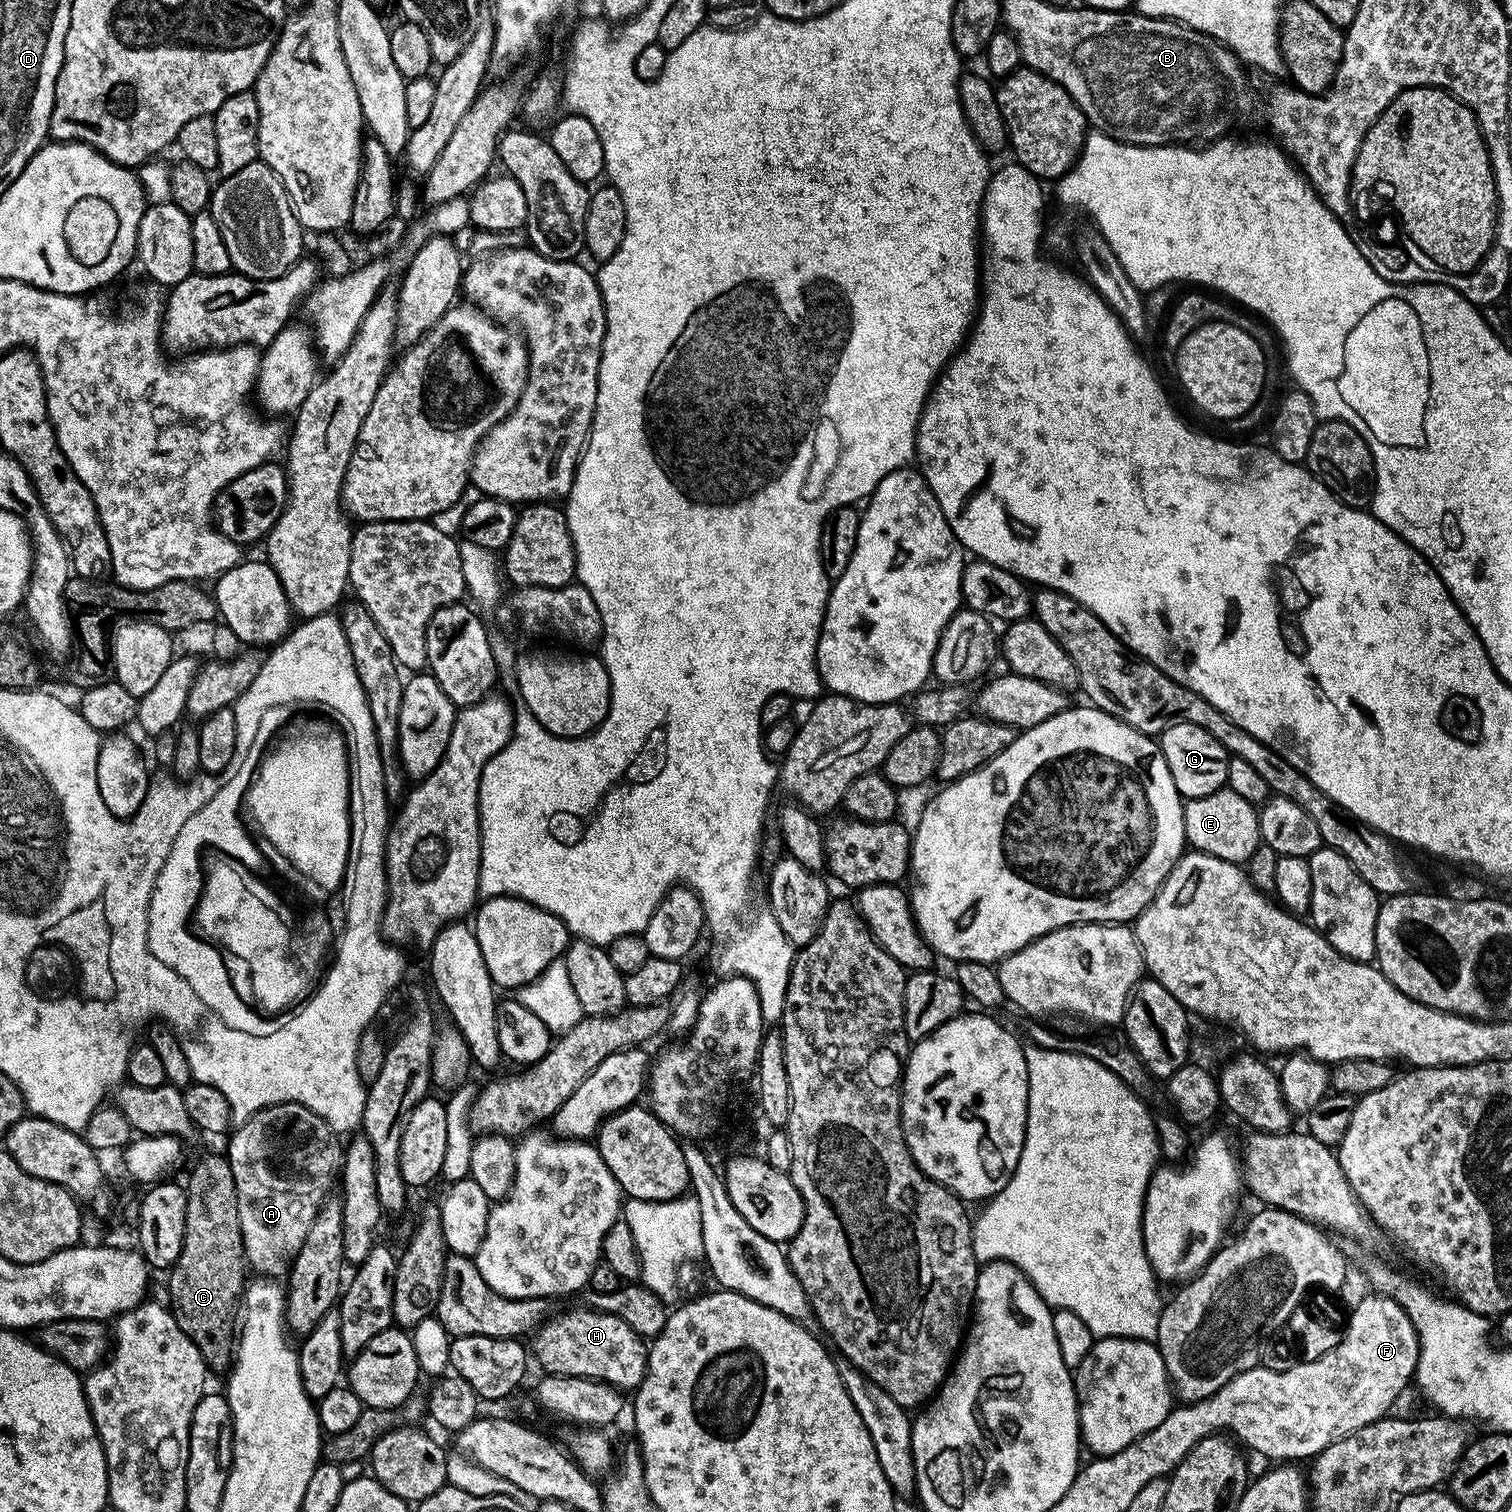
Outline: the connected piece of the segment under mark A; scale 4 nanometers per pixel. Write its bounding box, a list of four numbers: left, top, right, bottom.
[226,1102,343,1278]

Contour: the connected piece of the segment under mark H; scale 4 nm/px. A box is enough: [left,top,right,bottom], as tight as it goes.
[531,1306,648,1390]

